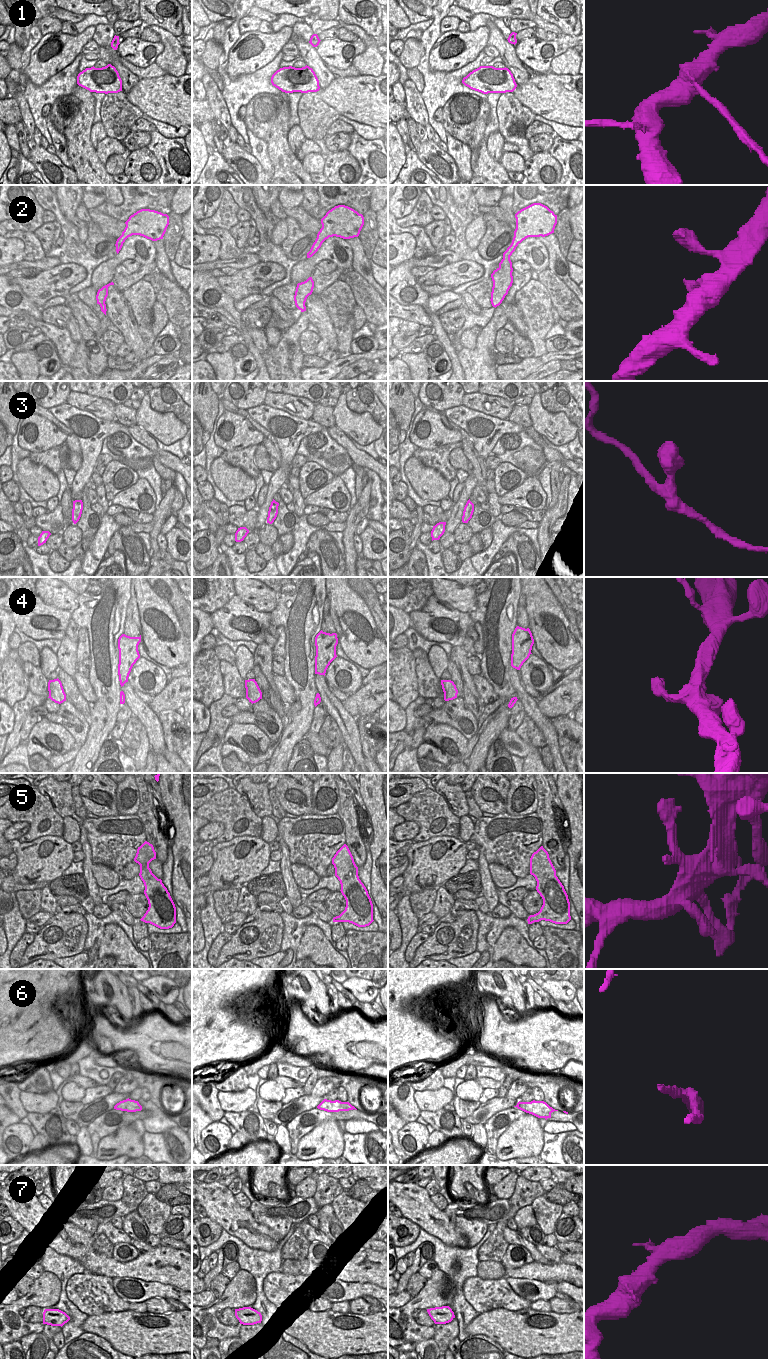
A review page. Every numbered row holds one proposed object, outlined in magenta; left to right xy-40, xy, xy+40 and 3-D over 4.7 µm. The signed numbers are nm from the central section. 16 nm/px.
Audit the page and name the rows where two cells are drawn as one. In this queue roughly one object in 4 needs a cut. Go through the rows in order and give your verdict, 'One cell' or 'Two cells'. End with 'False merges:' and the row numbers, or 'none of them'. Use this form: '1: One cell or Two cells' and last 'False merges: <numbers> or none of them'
1: Two cells
2: One cell
3: One cell
4: One cell
5: One cell
6: Two cells
7: One cell
False merges: 1, 6

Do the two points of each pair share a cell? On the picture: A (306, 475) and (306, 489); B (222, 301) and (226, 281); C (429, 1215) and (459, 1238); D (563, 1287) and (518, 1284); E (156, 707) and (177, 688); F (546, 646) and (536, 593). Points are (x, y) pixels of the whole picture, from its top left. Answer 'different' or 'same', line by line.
A: same
B: different
C: same
D: same
E: same
F: same

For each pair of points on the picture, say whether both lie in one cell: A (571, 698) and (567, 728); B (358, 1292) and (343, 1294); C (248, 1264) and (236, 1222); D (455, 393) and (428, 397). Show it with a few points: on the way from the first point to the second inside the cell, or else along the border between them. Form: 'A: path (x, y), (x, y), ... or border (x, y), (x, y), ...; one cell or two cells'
A: border (567, 714), (551, 719); two cells
B: path (354, 1292), (347, 1292); one cell
C: border (223, 1229), (239, 1238), (248, 1246), (263, 1250); two cells
D: path (448, 394), (440, 401), (435, 397); one cell

